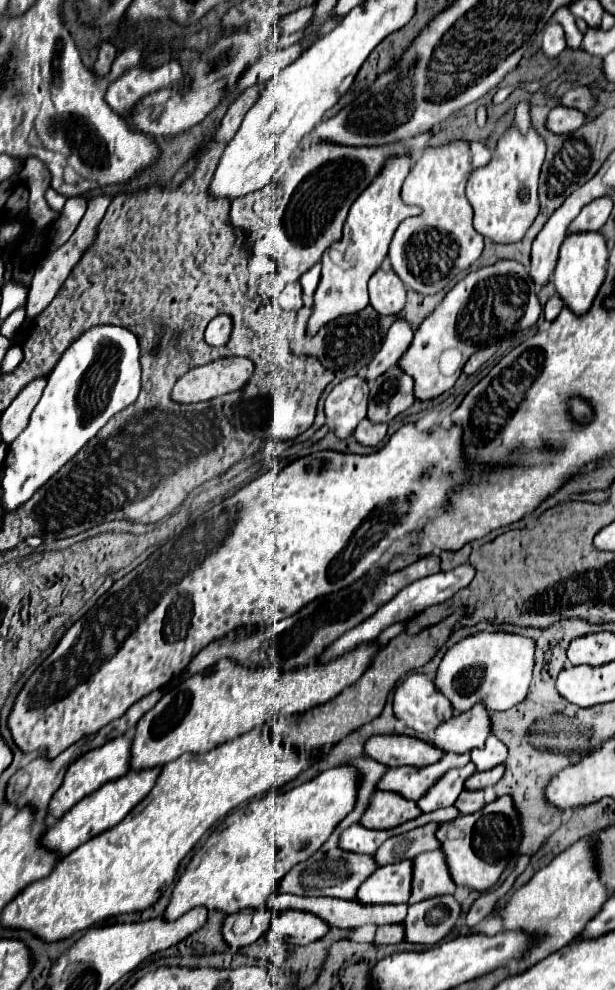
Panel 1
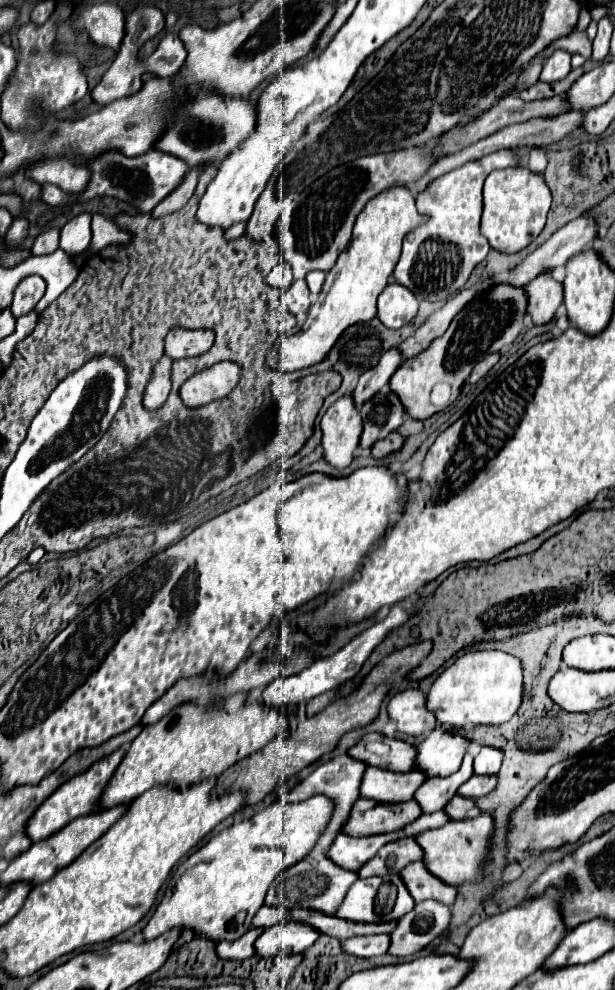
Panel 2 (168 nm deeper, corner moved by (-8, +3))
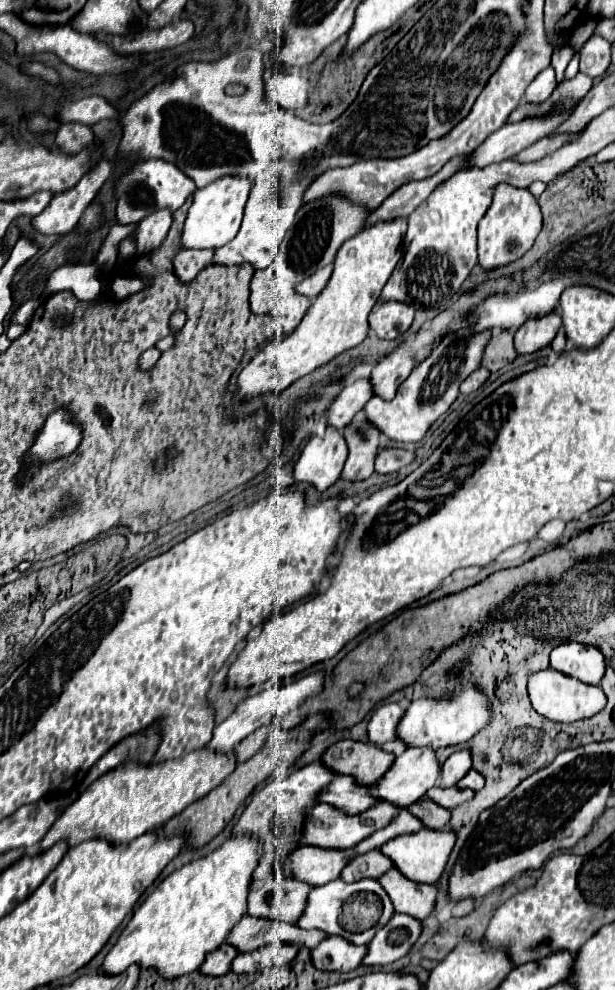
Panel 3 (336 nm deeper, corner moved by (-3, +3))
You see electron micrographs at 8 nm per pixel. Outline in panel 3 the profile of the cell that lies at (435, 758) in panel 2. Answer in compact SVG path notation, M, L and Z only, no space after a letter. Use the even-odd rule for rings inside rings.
M407 748L399 758L395 758L393 766L387 770L385 776L381 776L369 790L369 794L377 800L389 802L397 808L407 808L421 800L429 788L435 786L439 778L439 762L435 752L427 752L427 748Z

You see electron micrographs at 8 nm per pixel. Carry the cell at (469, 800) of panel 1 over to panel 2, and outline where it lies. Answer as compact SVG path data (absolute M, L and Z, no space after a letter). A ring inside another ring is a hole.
M454 796L448 804L446 804L446 812L448 816L452 816L452 820L462 820L466 818L468 814L472 814L476 808L476 802L470 800L470 798L464 798L464 796Z

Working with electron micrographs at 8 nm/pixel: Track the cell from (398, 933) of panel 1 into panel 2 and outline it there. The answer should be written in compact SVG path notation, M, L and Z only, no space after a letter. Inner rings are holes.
M374 934L374 936L354 936L344 942L344 950L348 954L356 954L362 958L382 956L390 948L390 934Z

